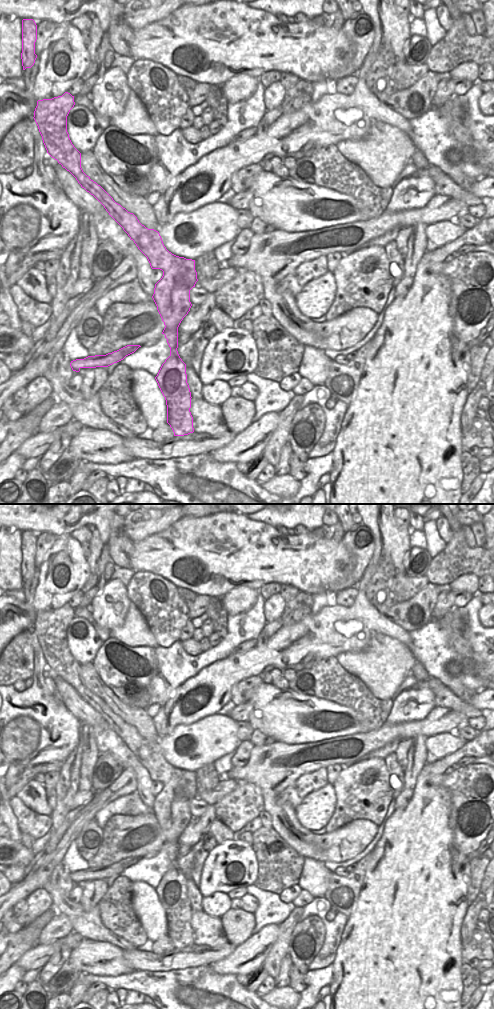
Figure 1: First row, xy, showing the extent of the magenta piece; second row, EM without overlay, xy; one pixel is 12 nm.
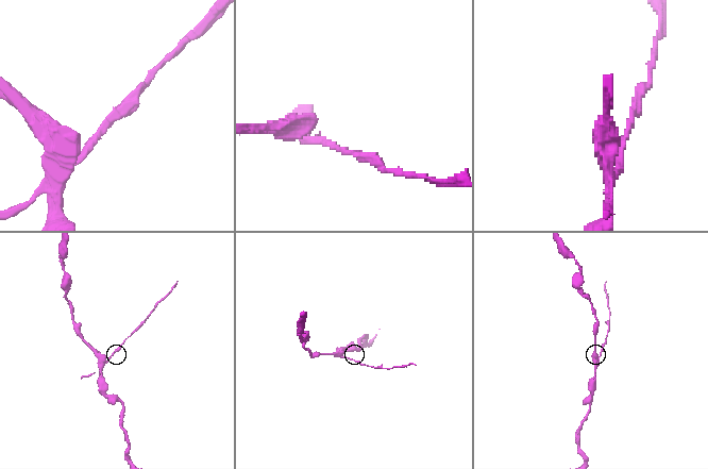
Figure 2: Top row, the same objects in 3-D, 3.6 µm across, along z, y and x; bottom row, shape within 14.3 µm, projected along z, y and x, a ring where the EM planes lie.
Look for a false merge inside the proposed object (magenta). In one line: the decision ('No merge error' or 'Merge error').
Merge error.

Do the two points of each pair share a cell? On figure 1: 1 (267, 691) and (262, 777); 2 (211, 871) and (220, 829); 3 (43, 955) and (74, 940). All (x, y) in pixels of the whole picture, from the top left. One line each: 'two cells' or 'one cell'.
1: two cells
2: two cells
3: one cell

